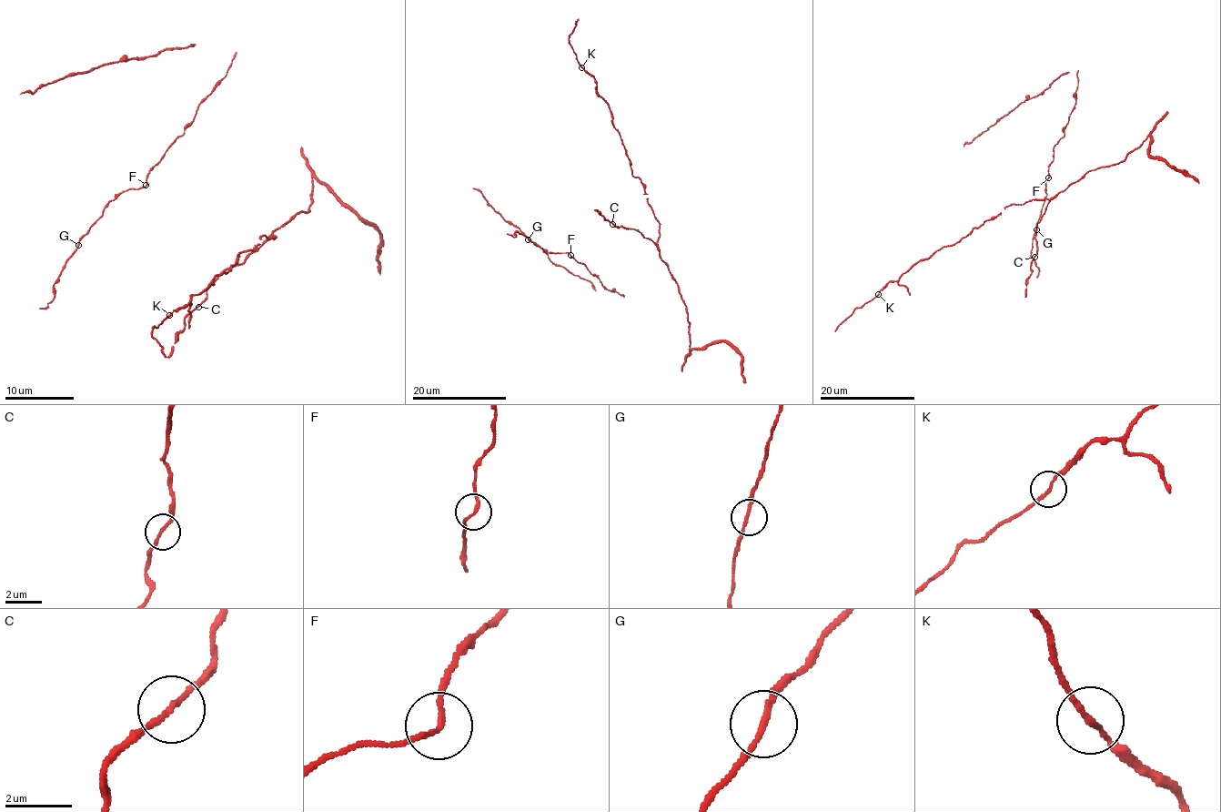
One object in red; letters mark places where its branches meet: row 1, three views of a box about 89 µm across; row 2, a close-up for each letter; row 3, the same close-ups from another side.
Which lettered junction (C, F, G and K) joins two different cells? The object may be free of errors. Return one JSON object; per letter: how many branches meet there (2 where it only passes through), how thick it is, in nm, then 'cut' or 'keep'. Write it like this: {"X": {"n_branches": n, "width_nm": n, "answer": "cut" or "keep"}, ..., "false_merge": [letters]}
{"C": {"n_branches": 2, "width_nm": 170, "answer": "keep"}, "F": {"n_branches": 2, "width_nm": 150, "answer": "keep"}, "G": {"n_branches": 2, "width_nm": 160, "answer": "keep"}, "K": {"n_branches": 2, "width_nm": 160, "answer": "cut"}, "false_merge": ["K"]}

